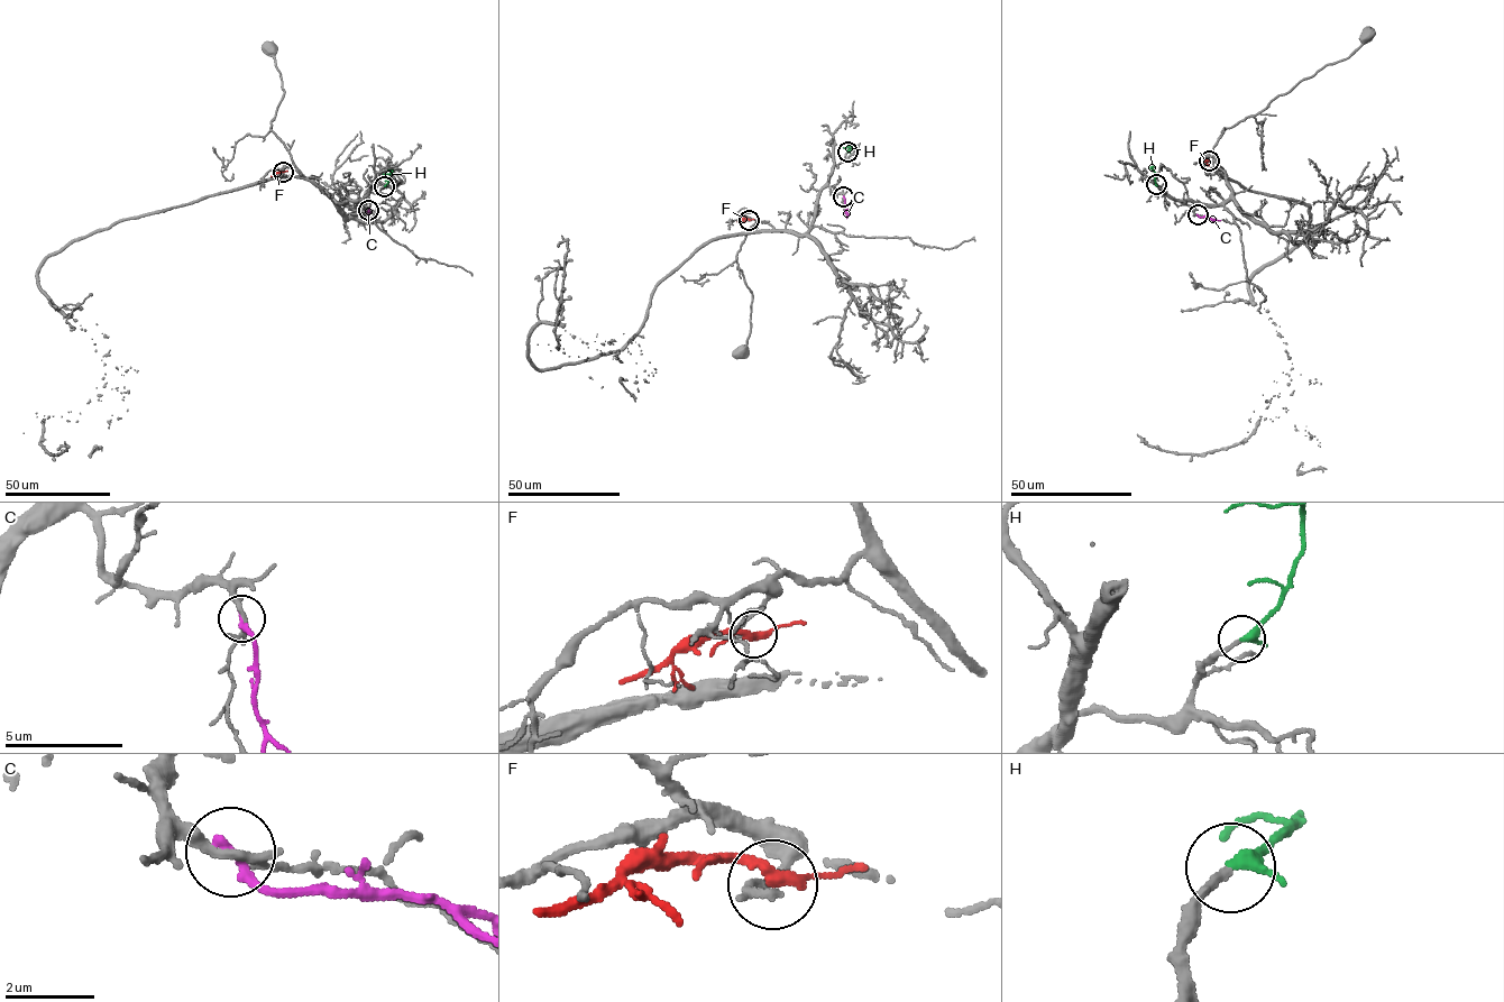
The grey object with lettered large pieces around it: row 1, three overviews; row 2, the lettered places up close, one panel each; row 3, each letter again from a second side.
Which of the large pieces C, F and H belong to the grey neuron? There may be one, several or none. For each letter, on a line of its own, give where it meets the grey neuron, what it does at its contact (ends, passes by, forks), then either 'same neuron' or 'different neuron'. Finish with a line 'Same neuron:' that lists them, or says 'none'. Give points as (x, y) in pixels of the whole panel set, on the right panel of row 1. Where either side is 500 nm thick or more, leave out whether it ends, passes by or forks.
C: (1198, 214) | it ends | different neuron
F: (1209, 161) | it passes by | different neuron
H: (1156, 184) | it ends | same neuron
Same neuron: H

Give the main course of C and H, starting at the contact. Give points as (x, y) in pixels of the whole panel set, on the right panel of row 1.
C: (1198, 214), (1220, 220)
H: (1156, 185), (1156, 173), (1151, 167), (1154, 167)

